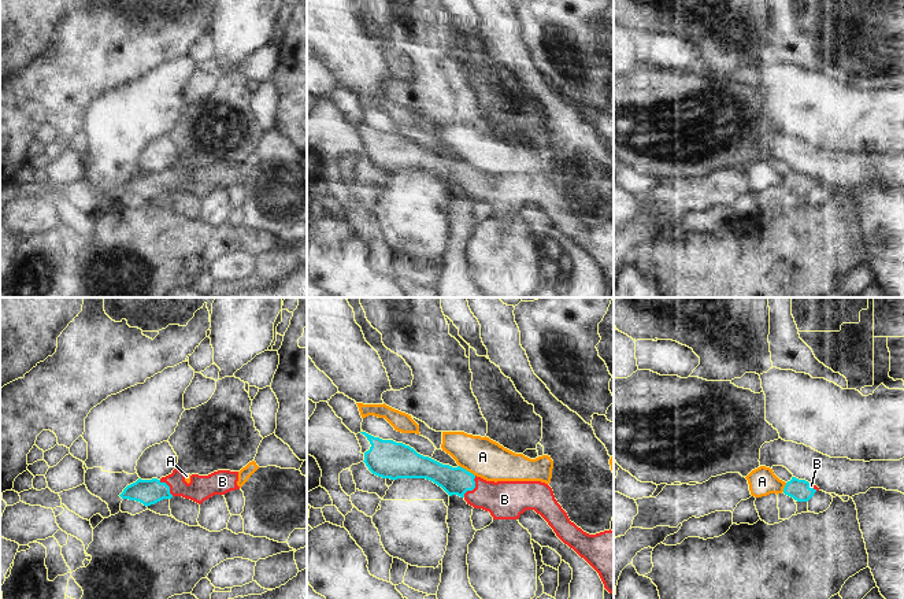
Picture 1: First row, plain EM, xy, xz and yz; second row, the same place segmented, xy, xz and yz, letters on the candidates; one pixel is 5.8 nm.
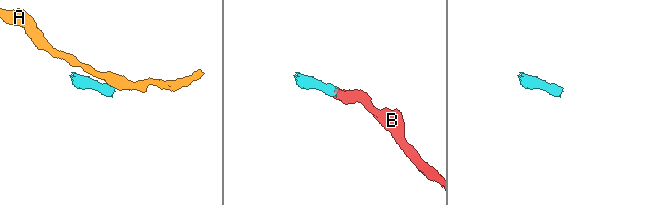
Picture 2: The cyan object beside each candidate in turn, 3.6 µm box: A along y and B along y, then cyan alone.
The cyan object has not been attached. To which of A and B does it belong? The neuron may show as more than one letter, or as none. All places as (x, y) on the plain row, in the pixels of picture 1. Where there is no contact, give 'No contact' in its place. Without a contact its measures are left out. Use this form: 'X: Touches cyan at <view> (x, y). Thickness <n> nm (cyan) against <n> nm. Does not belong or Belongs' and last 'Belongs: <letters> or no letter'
A: Touches cyan at xz (466, 163). Thickness 160 nm (cyan) against 220 nm. Does not belong
B: Touches cyan at xz (473, 181). Thickness 160 nm (cyan) against 220 nm. Belongs
Belongs: B

